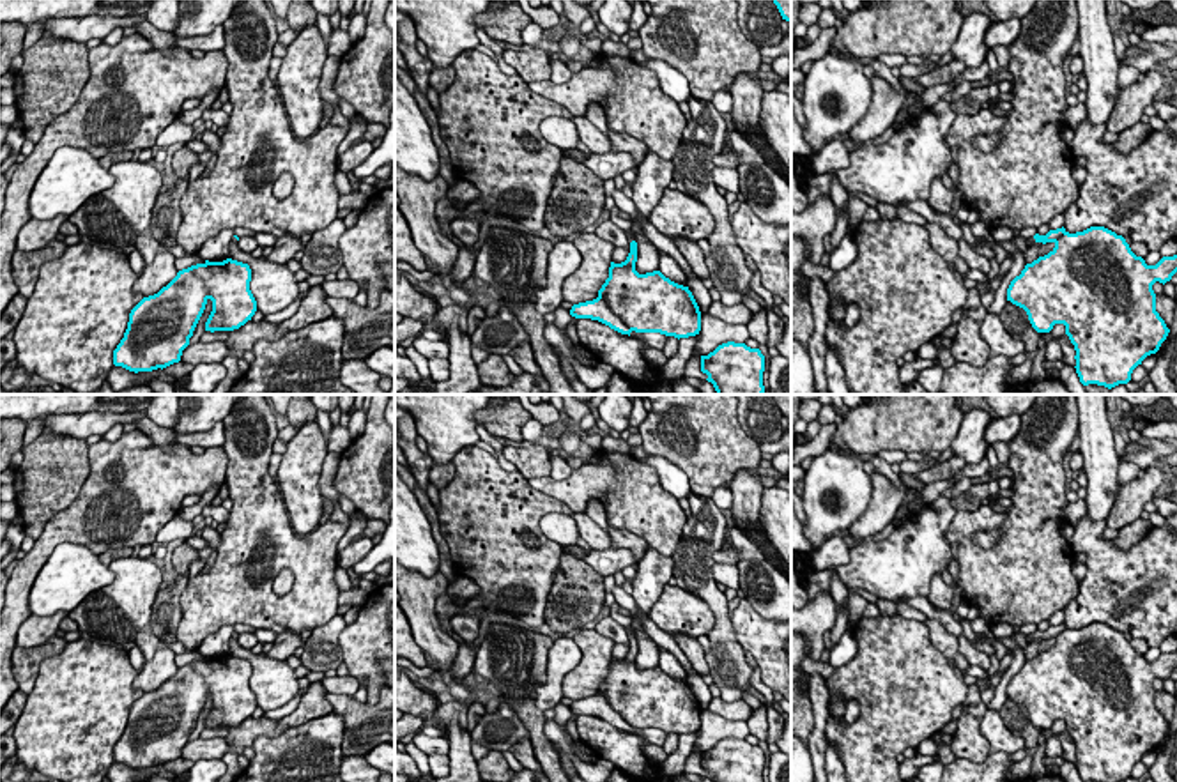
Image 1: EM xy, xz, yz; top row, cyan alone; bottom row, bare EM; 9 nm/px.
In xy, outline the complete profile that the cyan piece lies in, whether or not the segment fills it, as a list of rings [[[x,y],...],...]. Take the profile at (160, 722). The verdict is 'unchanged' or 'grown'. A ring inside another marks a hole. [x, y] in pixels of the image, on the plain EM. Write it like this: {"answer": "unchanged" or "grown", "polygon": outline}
{"answer": "unchanged", "polygon": [[[232,655],[179,667],[166,683],[131,706],[113,761],[138,770],[179,759],[209,695],[212,708],[205,727],[239,725],[257,708],[250,678],[250,662]]]}

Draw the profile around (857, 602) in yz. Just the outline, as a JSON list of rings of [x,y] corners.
[[[850,591],[848,602],[850,602],[848,625],[850,625],[851,628],[855,628],[855,626],[860,623],[862,614],[864,614],[864,610],[865,610],[865,605],[867,605],[869,602],[867,602],[862,594],[857,594],[857,593],[851,593],[851,591]]]

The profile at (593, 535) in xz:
[[[573,513],[579,534],[593,550],[612,548],[612,538],[596,522],[593,522],[586,513]]]

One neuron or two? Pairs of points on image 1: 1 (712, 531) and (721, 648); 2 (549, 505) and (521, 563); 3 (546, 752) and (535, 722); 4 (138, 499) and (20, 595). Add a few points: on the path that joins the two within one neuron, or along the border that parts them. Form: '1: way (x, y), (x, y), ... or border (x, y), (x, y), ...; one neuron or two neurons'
1: way (701, 559), (701, 582), (715, 598), (721, 620); one neuron
2: way (531, 508), (510, 529), (510, 545); one neuron
3: way (542, 745), (537, 729); one neuron
4: way (103, 510), (92, 521), (66, 526), (34, 559); one neuron

